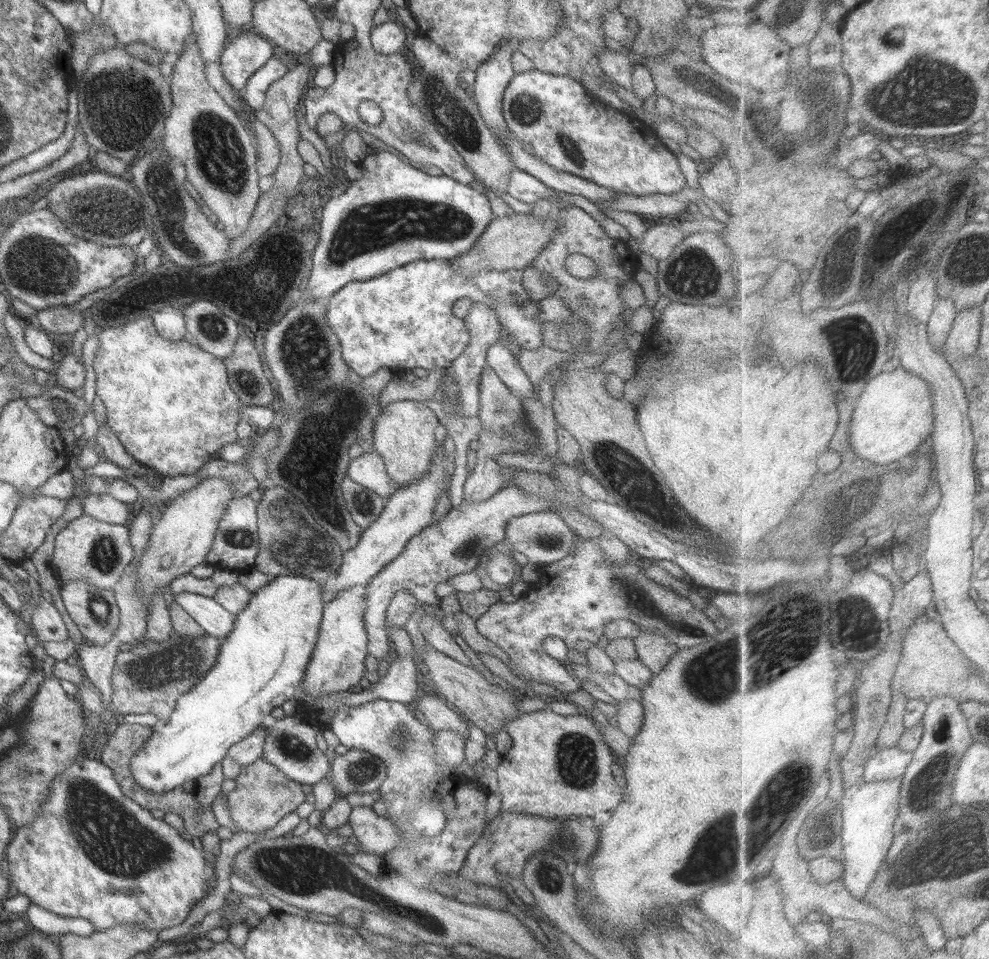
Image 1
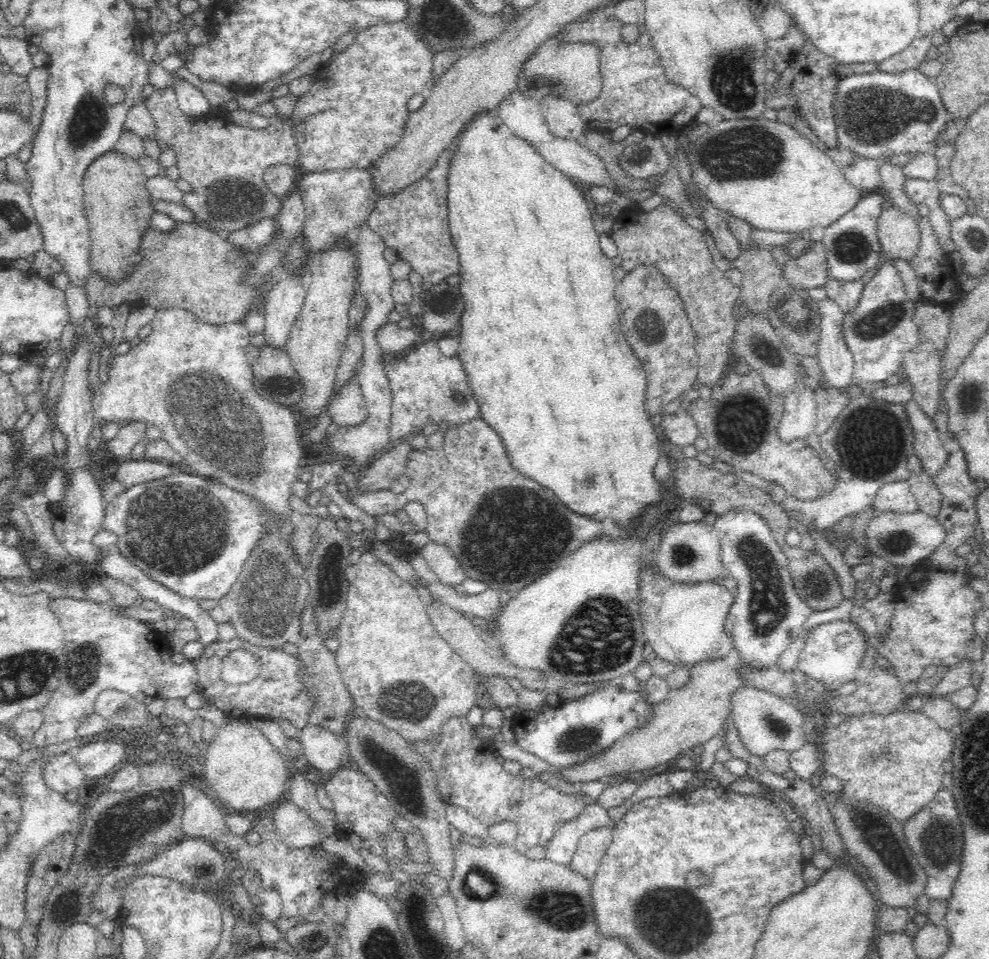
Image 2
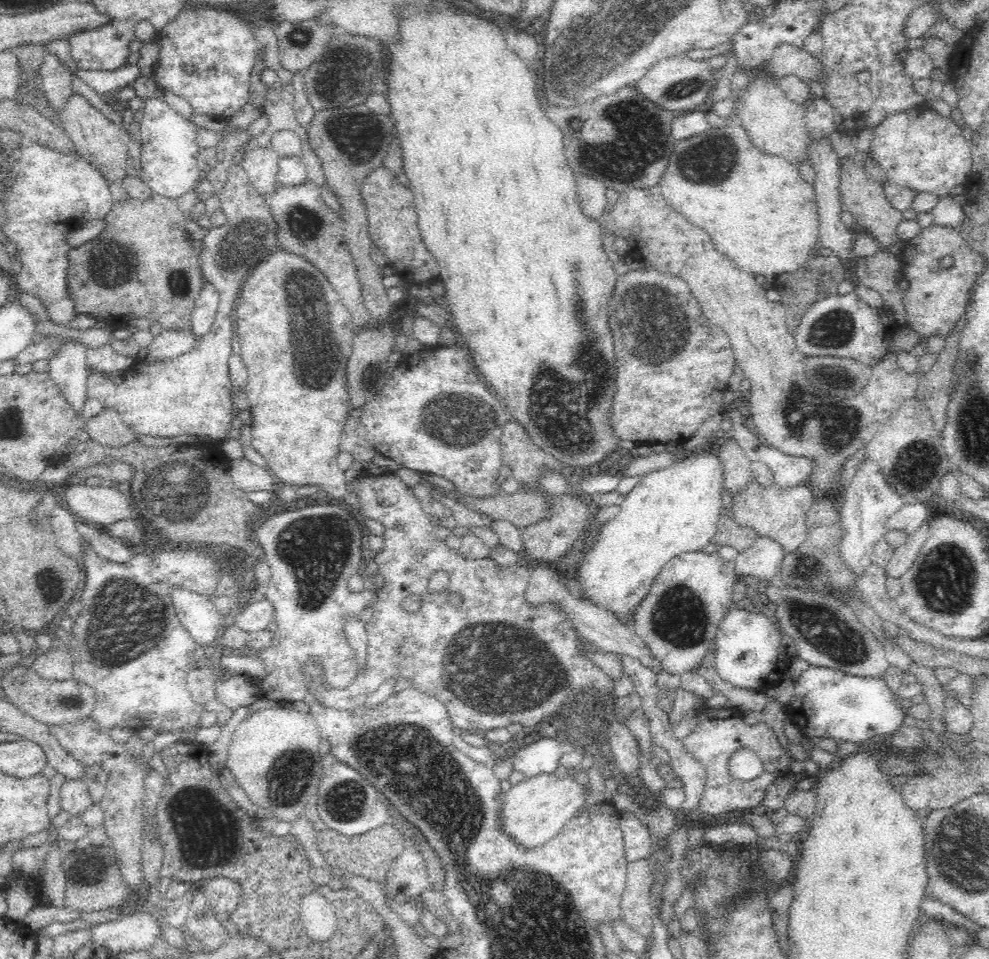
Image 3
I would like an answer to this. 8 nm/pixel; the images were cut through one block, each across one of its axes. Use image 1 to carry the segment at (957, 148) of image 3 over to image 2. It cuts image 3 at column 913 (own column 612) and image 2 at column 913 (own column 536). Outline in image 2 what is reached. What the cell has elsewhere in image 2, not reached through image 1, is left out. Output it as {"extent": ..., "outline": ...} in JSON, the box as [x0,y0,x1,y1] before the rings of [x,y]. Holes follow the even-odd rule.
{"extent":[834,69,952,160],"outline":[[[918,69],[861,73],[842,77],[834,94],[834,119],[841,149],[882,160],[899,154],[933,154],[936,140],[952,119],[934,79]]]}

